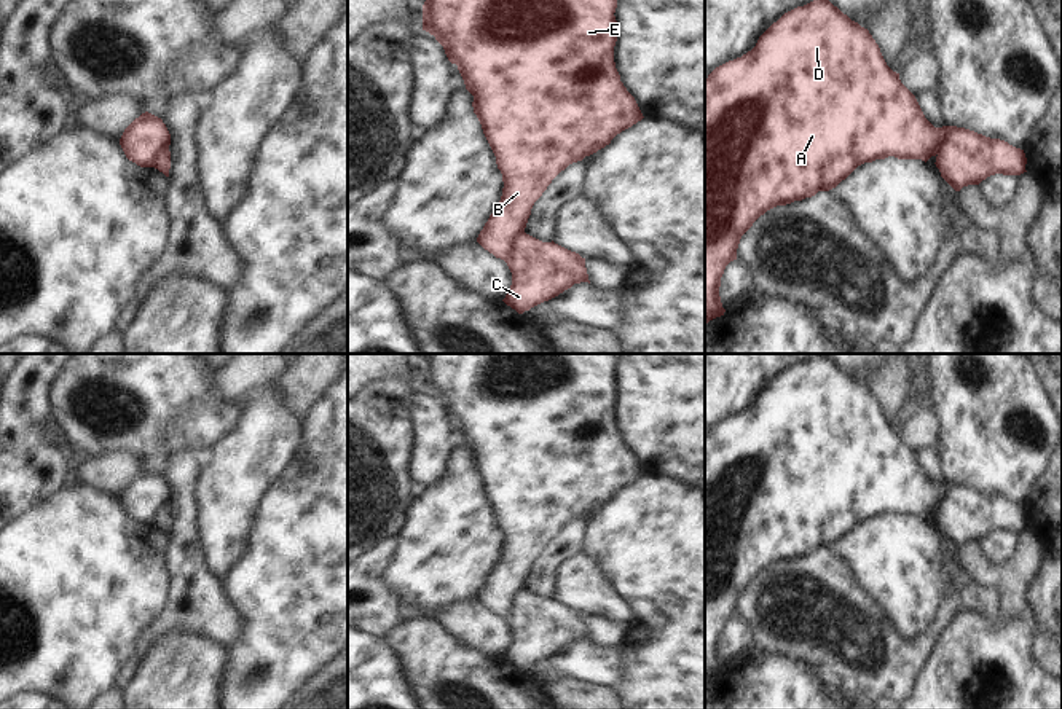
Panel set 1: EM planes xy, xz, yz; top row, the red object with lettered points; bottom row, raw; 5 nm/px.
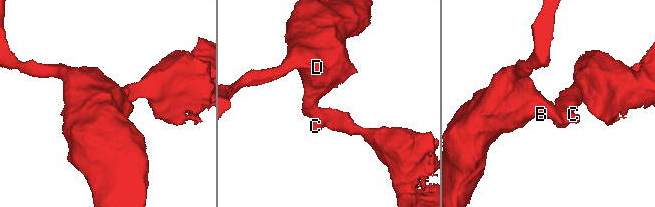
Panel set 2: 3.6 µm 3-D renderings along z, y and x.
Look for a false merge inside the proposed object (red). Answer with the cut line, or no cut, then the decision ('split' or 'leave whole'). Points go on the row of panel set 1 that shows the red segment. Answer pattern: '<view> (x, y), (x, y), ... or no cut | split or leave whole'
xz (523, 231), (514, 241), (512, 252), (506, 262) | split

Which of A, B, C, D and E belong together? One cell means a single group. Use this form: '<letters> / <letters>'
A B D E / C

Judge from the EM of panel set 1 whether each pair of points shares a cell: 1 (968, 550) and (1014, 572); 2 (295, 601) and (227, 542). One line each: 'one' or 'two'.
1: one
2: two

